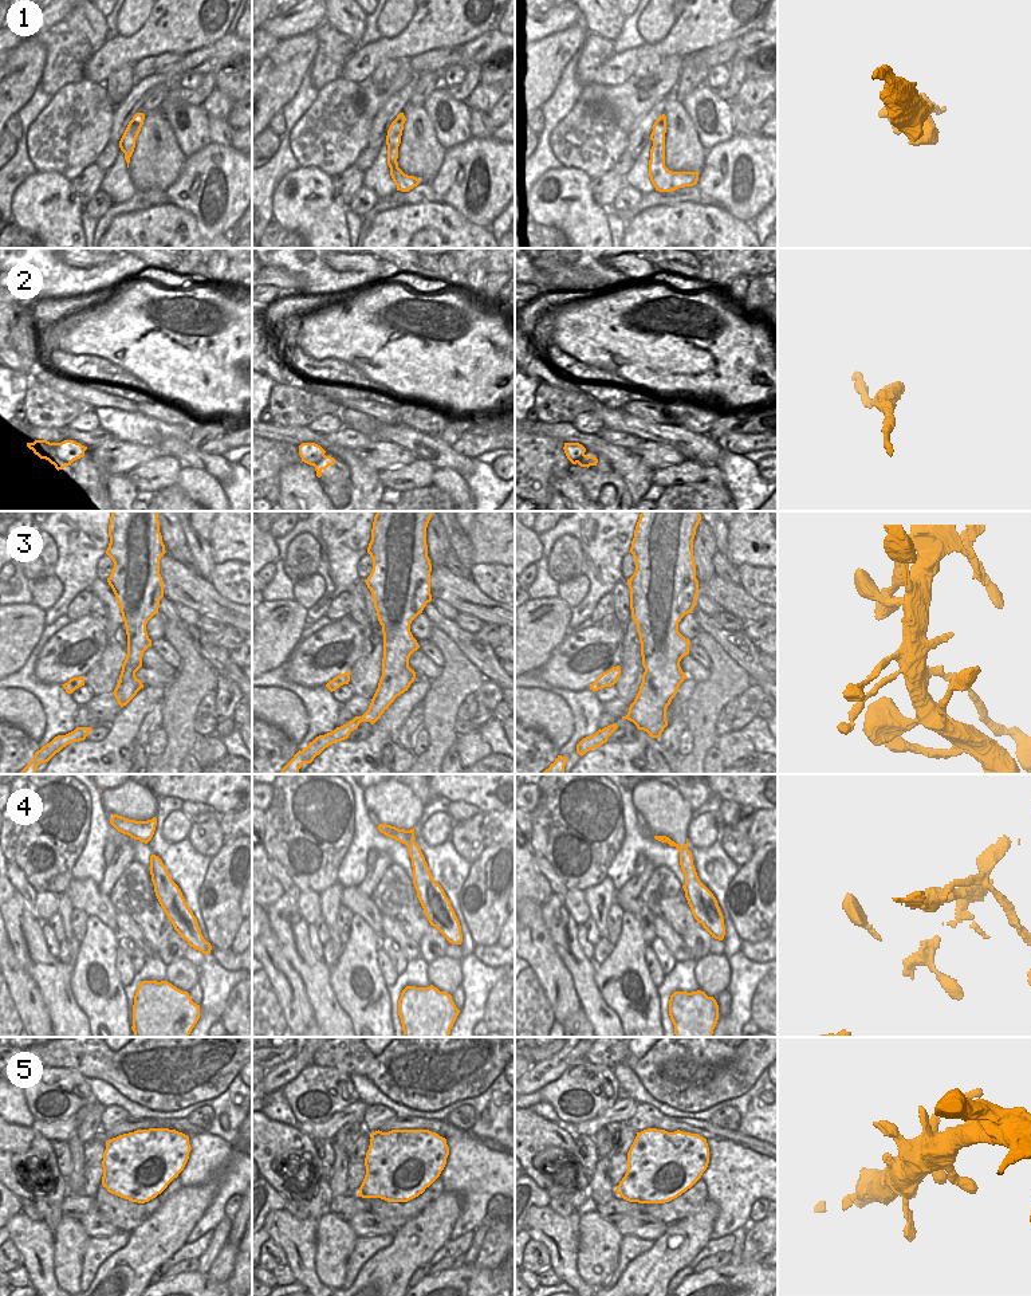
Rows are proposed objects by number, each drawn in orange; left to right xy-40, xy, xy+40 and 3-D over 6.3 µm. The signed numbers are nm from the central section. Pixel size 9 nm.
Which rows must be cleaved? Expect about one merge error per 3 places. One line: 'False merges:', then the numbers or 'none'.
False merges: none

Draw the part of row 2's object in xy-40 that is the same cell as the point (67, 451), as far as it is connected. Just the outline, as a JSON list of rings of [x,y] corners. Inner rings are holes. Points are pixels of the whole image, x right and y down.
[[[35,440],[34,443],[27,443],[27,447],[40,459],[46,459],[54,464],[58,471],[66,466],[71,466],[74,460],[83,457],[87,449],[87,447],[74,440],[64,440],[62,443]]]

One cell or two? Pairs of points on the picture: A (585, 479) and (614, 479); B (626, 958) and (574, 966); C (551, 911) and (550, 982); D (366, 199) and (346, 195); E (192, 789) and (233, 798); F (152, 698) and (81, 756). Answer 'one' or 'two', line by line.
A: one
B: two
C: two
D: two
E: one
F: one

